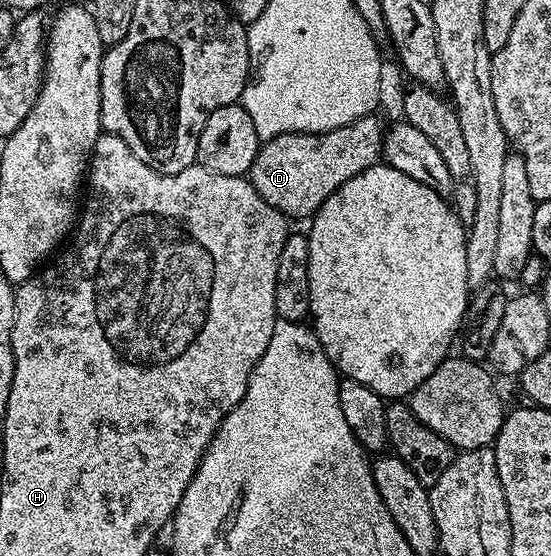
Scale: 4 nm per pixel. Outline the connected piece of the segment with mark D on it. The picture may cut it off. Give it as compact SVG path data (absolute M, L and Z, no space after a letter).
M371 114L331 132L289 132L265 141L259 147L250 167L248 173L250 185L254 187L256 194L260 194L260 198L264 198L264 202L268 202L268 206L272 206L291 221L302 219L305 221L313 217L314 213L320 210L322 203L336 190L340 190L344 182L348 182L348 178L356 178L356 174L379 163L384 124L381 124L378 118L377 115Z

